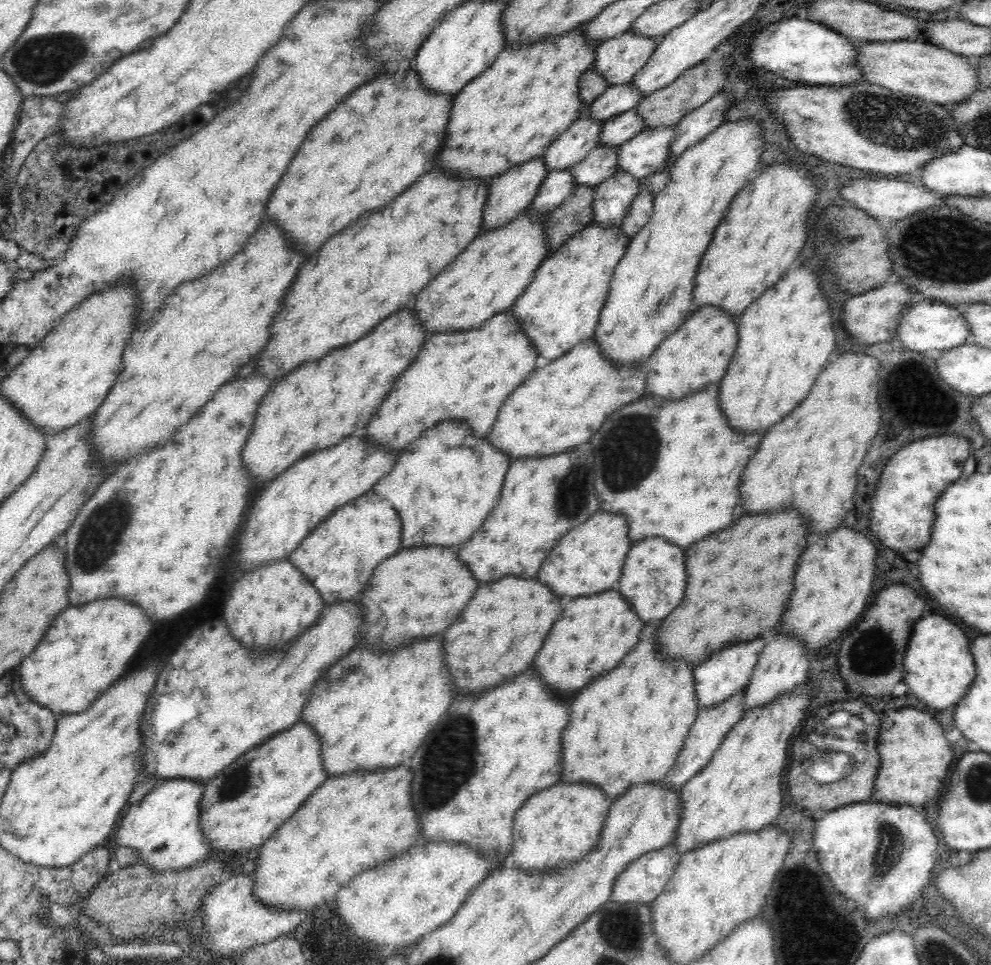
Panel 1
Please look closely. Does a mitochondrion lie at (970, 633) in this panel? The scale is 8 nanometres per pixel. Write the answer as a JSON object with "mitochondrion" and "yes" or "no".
{"mitochondrion":"no"}

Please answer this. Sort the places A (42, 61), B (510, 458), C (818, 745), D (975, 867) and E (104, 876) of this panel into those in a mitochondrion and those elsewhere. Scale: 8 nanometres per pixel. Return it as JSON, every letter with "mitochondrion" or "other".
{"A":"mitochondrion","B":"other","C":"mitochondrion","D":"other","E":"other"}

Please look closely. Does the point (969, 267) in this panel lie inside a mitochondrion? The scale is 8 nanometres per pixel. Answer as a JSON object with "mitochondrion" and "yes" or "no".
{"mitochondrion":"yes"}

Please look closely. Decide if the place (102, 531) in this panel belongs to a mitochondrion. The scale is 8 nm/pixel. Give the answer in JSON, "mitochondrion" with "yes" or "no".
{"mitochondrion":"yes"}

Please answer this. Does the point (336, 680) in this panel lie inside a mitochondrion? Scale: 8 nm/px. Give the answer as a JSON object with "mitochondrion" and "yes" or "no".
{"mitochondrion":"yes"}

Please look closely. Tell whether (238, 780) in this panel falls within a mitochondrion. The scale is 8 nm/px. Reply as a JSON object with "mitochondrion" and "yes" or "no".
{"mitochondrion":"yes"}

